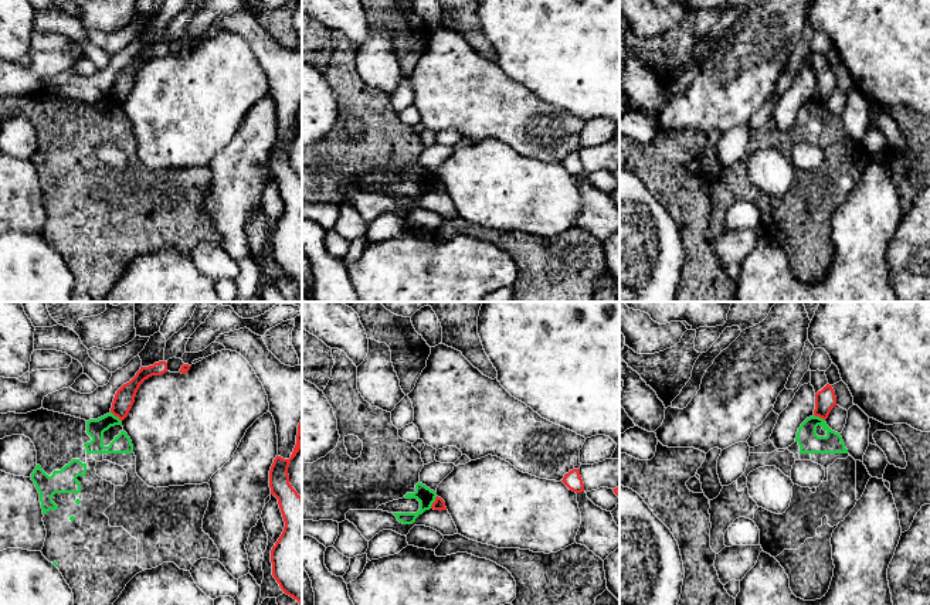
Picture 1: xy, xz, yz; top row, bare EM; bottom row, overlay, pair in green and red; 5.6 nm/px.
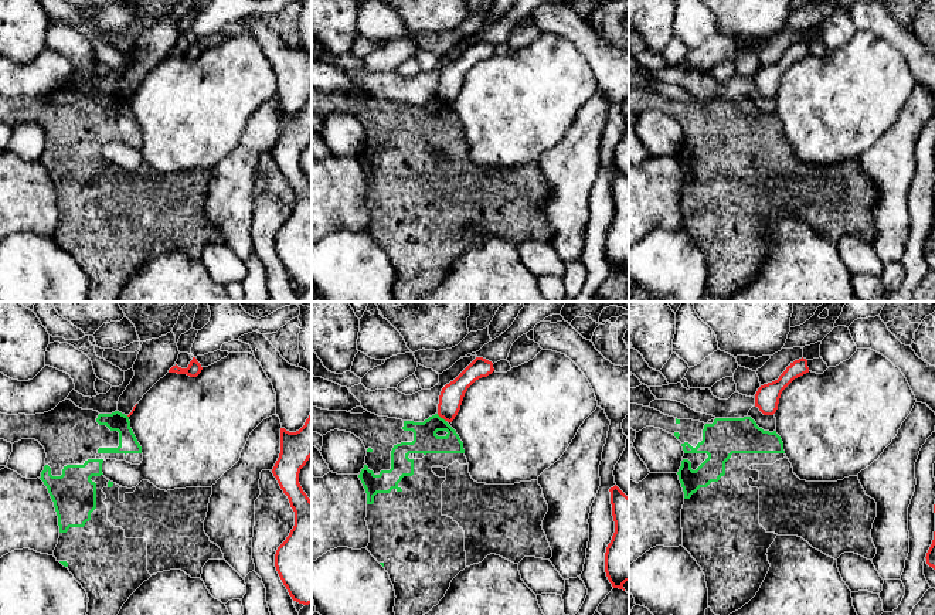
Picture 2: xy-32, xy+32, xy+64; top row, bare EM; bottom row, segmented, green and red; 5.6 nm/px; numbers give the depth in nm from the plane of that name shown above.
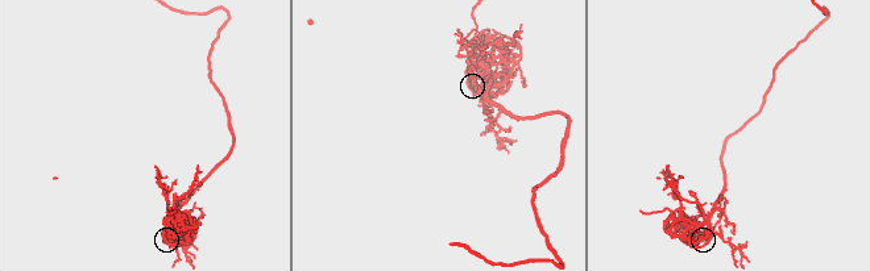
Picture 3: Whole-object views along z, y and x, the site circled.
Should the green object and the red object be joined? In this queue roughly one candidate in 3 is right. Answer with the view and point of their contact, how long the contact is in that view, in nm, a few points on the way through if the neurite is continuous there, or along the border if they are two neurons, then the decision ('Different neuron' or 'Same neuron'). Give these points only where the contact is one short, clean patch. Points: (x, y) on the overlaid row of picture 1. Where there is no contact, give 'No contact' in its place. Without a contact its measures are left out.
Touches green at xz (434, 500). Shared border 80 nm. Boundary: xz (437, 496), (430, 507). Different neuron

